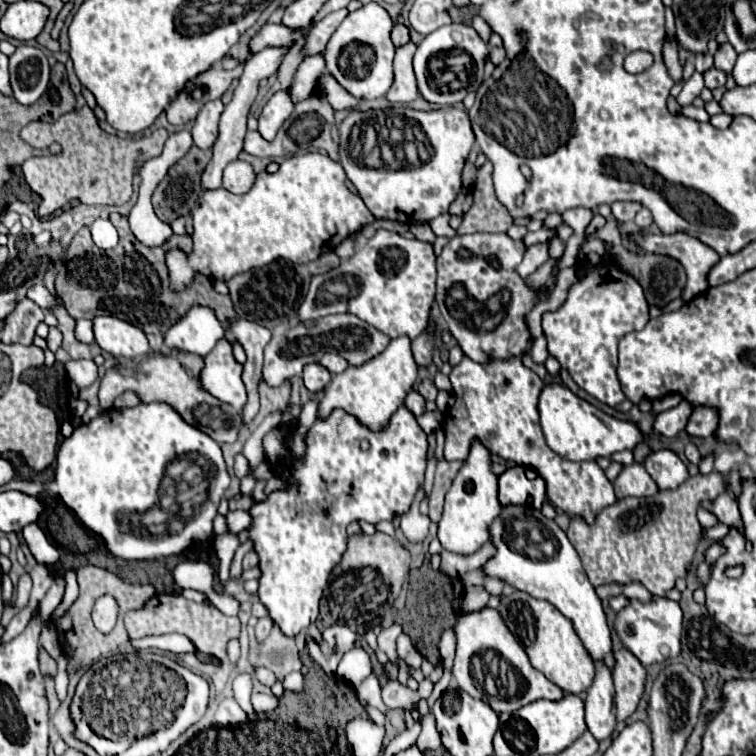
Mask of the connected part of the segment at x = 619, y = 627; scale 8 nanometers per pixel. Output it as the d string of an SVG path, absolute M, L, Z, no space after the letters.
M651 596L649 602L641 600L629 600L625 608L621 608L615 614L613 630L621 638L623 646L643 664L655 664L663 662L667 658L675 658L681 652L681 632L683 632L683 614L677 602L665 598L665 596Z

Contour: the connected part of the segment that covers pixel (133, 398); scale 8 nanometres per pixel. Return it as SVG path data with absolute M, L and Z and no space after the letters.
M125 392L125 394L121 394L115 402L113 402L113 408L115 410L125 410L125 408L133 408L133 406L137 406L139 402L137 402L137 394L129 394L129 392Z

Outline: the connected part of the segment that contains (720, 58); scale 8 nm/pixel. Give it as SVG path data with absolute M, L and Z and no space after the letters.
M729 42L719 44L719 48L717 48L717 52L715 52L715 66L717 66L719 70L723 70L723 72L729 74L729 72L733 70L733 66L735 66L735 60L737 60L735 48L733 48Z

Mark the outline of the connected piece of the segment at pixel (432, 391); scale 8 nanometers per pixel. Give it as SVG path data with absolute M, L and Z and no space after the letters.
M425 378L425 380L421 380L421 382L417 384L417 392L419 392L425 400L435 400L435 396L437 396L437 388L435 388L433 380L429 380L429 378Z

